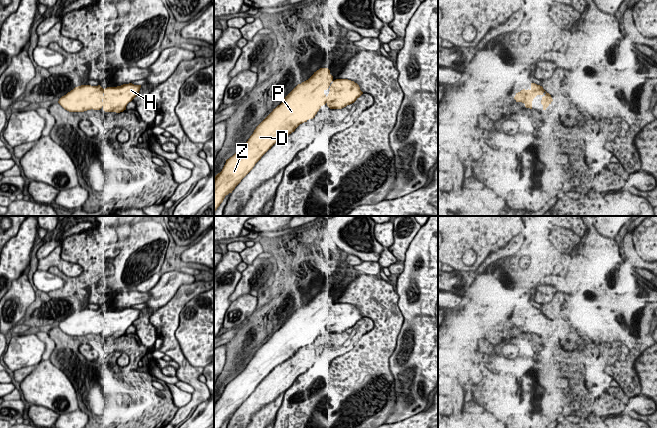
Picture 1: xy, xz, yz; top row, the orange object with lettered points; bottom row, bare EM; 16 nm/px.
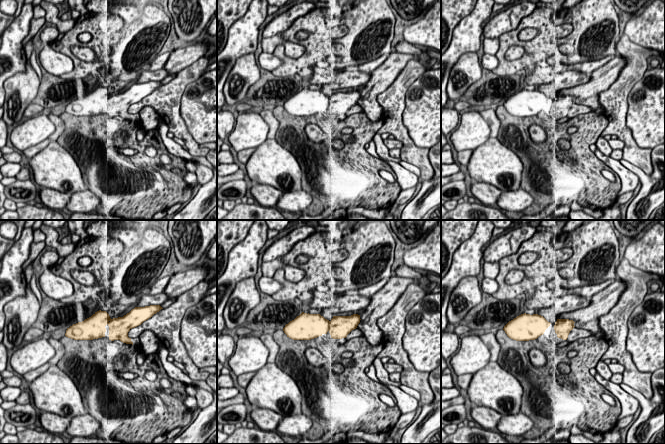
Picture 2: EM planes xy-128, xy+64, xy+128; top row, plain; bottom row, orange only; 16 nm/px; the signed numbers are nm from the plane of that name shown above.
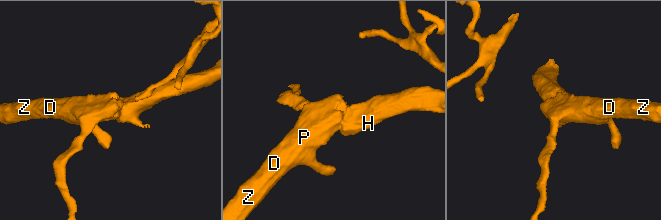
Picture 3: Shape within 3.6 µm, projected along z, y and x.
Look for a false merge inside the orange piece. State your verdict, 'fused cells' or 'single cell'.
single cell

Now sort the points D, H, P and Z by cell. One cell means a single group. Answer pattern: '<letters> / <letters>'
D H P Z

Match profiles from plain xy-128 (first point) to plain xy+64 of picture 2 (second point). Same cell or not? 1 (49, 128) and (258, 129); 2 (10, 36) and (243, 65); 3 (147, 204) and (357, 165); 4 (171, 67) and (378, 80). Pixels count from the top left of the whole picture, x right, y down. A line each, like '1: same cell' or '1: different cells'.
1: same cell
2: different cells
3: same cell
4: same cell

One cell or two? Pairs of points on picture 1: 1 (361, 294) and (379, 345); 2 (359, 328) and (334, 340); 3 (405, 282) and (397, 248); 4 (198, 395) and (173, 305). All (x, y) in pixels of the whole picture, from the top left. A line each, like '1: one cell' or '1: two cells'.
1: one cell
2: one cell
3: two cells
4: one cell

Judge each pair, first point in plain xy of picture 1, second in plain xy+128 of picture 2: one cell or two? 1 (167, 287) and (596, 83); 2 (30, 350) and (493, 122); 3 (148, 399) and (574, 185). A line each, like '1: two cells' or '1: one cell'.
1: one cell
2: two cells
3: one cell

